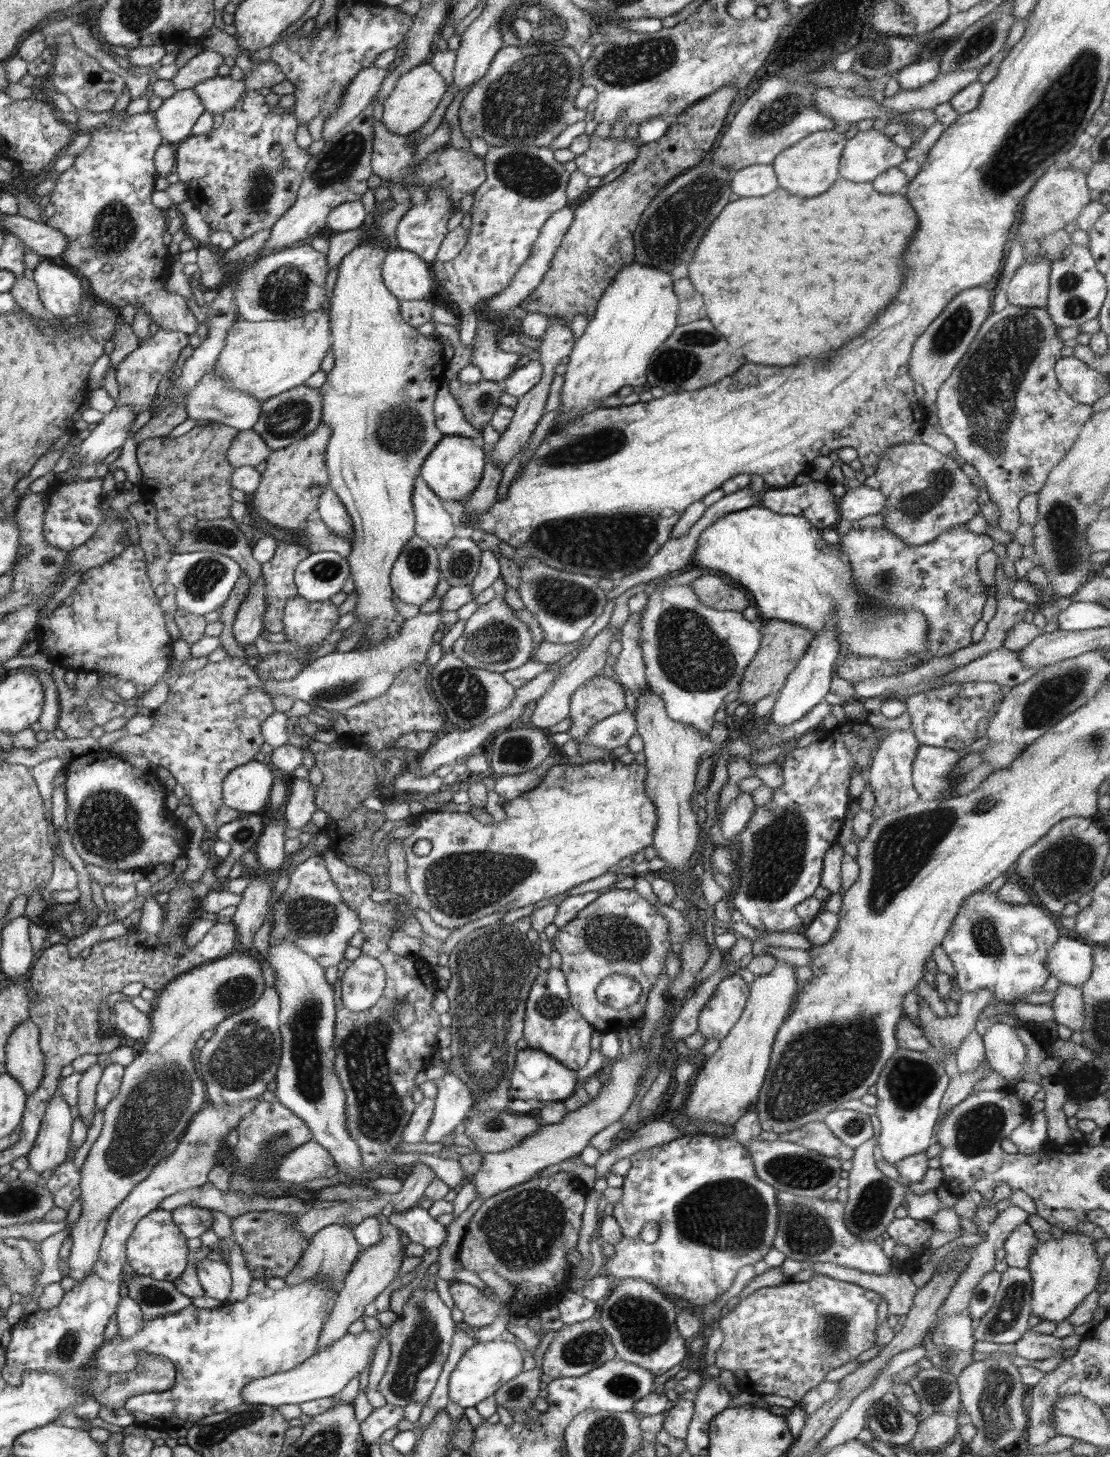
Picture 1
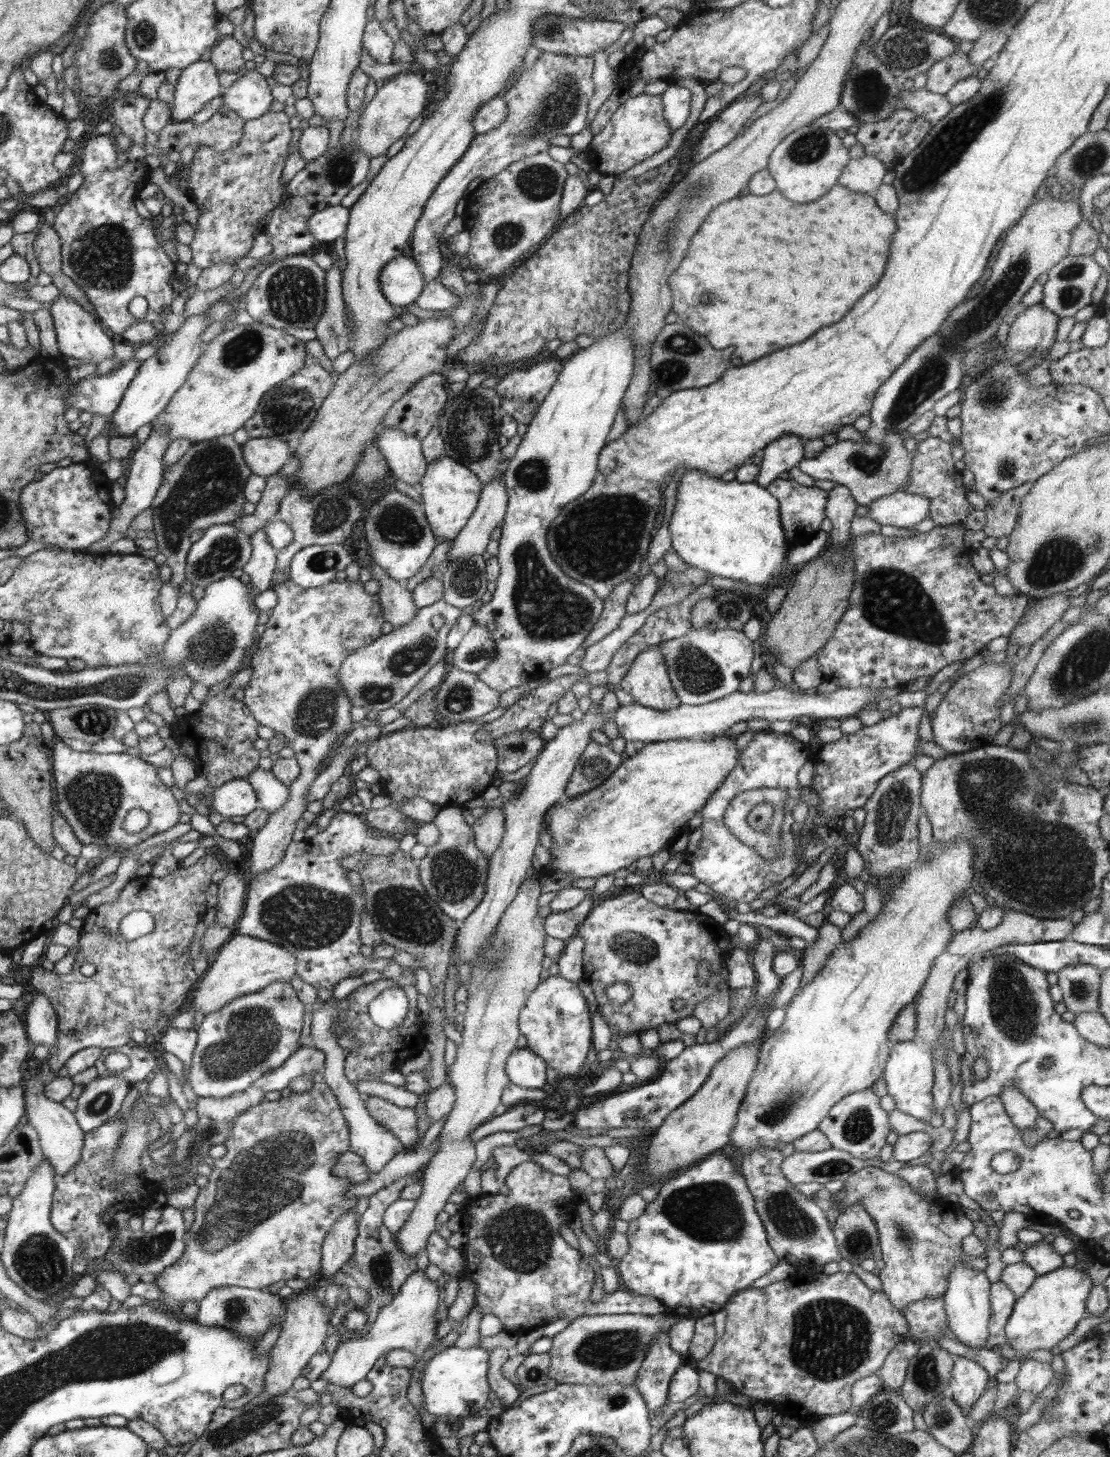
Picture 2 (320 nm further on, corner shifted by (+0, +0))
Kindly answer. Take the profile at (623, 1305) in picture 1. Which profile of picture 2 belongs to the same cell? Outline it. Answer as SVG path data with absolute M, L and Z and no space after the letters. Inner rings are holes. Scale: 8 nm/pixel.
M661 1330L649 1346L634 1381L651 1413L669 1402L669 1385L681 1364L682 1355L669 1345L668 1330Z

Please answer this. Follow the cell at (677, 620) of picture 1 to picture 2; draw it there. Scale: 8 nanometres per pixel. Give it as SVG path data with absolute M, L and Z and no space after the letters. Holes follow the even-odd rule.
M708 625L665 640L660 646L672 686L680 702L690 706L706 704L738 691L742 680L750 674L754 656L754 643L743 630L713 630Z

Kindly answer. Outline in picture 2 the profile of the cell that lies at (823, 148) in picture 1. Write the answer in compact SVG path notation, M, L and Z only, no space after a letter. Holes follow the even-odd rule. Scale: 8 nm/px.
M806 125L782 139L772 151L767 169L784 198L804 204L822 198L837 185L844 167L850 162L849 148L844 147L836 131L829 128Z

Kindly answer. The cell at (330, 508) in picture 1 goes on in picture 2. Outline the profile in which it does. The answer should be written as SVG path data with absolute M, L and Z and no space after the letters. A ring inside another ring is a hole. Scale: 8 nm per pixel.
M372 560L368 568L372 569L372 579L381 582L377 595L386 622L390 622L393 627L410 622L419 608L415 605L409 588L404 583L390 578L387 572Z

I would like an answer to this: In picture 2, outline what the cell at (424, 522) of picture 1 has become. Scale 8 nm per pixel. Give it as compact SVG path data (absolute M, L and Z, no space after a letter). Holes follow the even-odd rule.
M386 427L378 433L375 446L382 451L390 464L392 474L400 480L419 488L428 463L423 455L421 440L396 427Z

